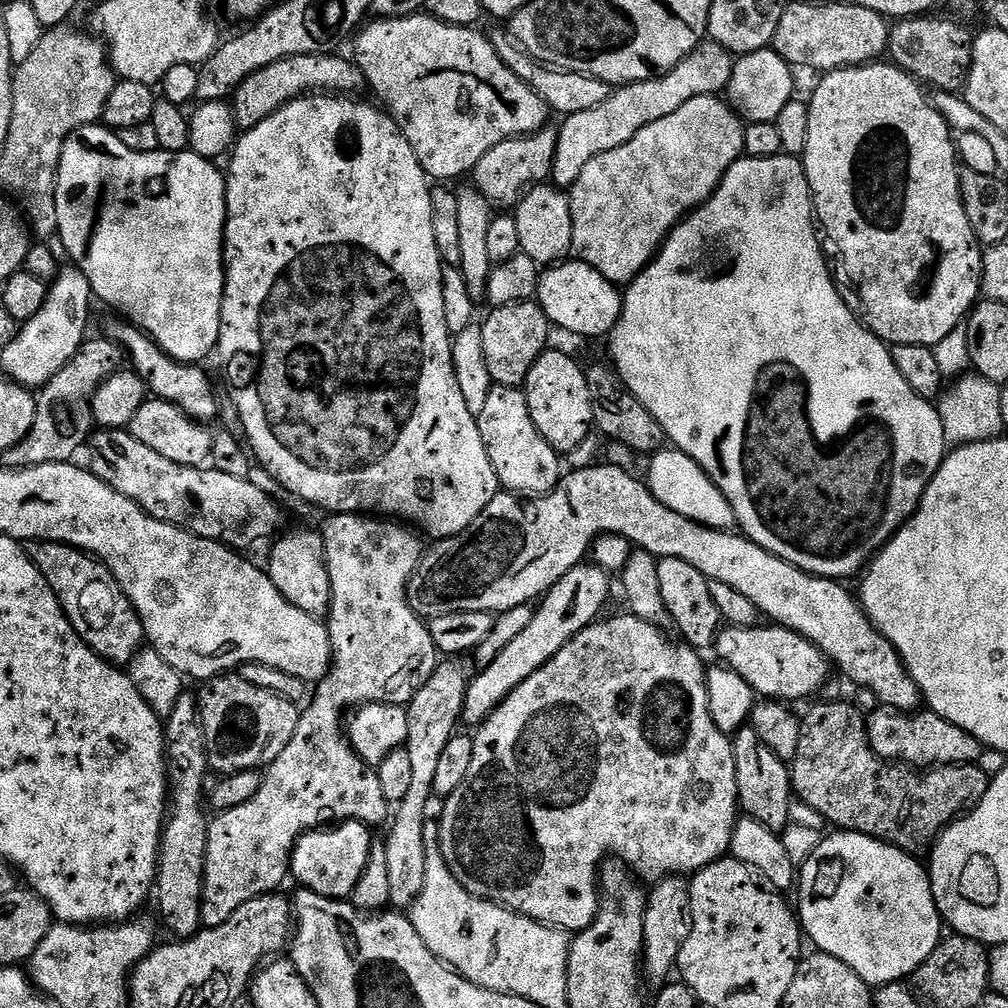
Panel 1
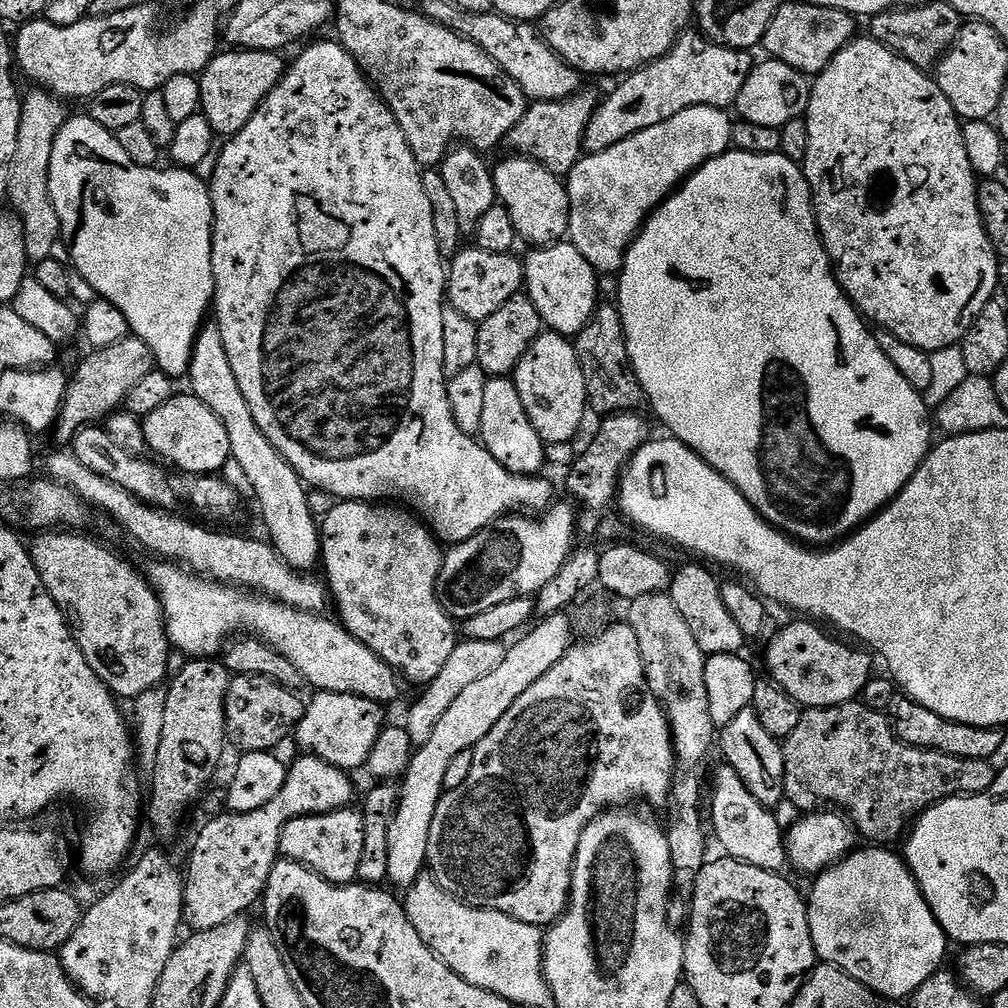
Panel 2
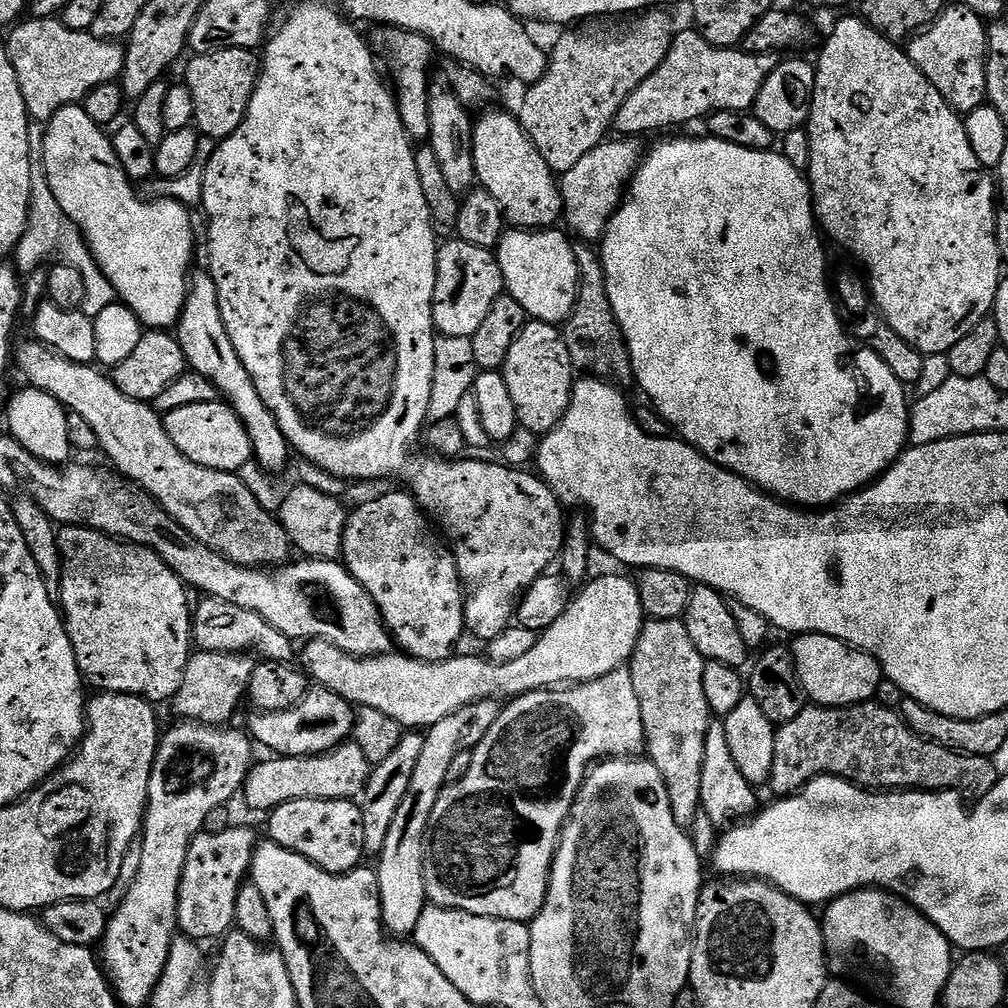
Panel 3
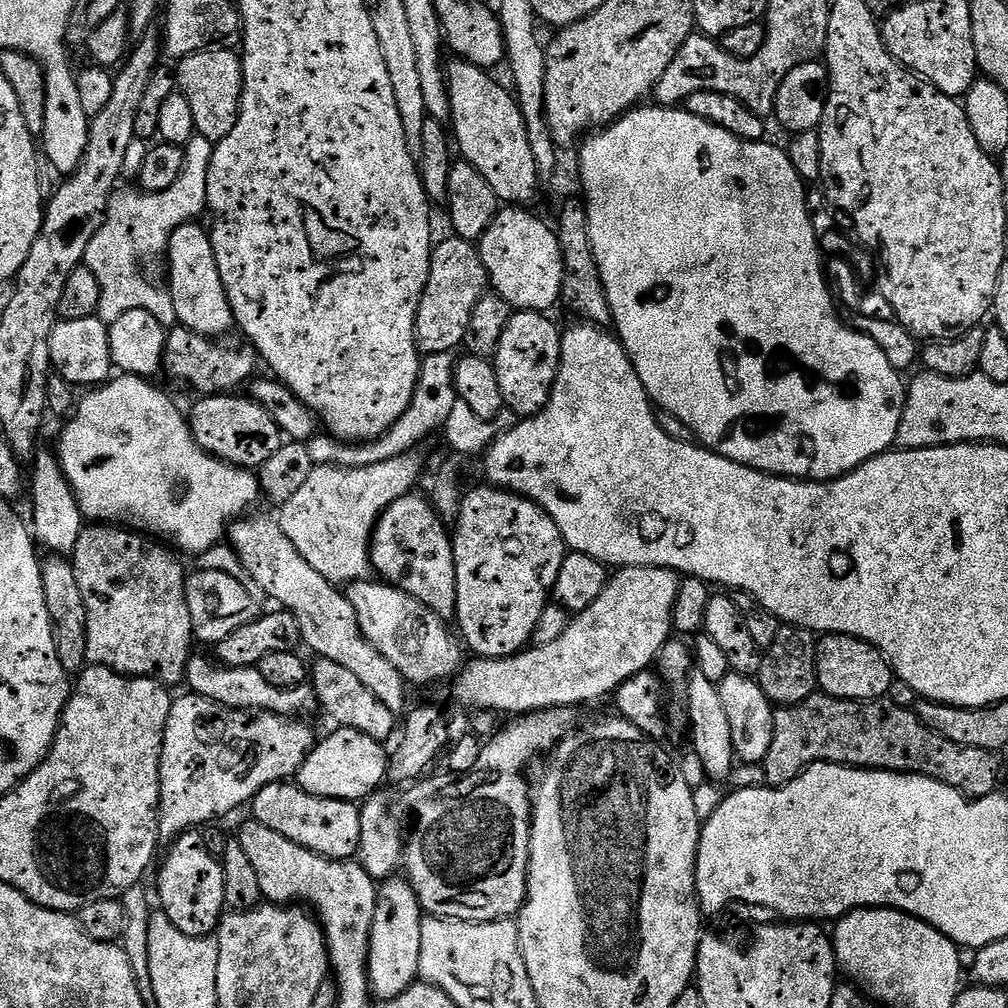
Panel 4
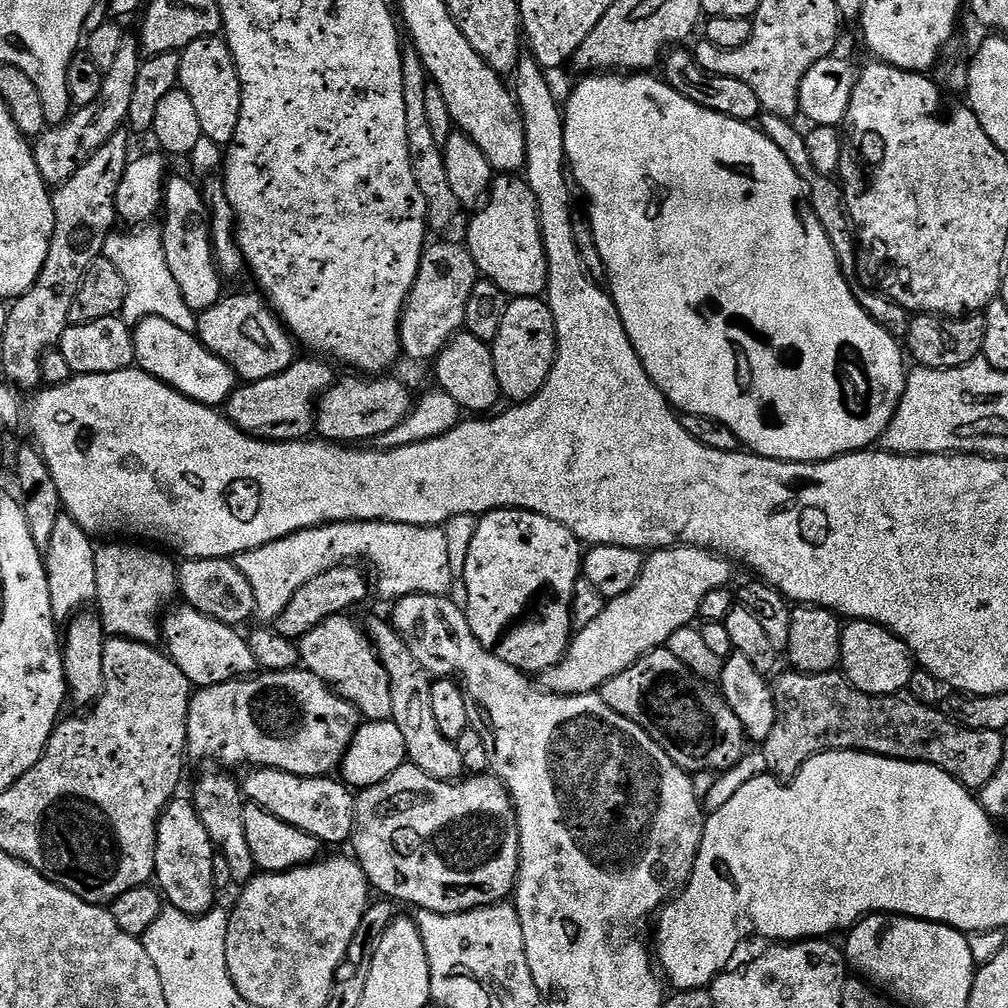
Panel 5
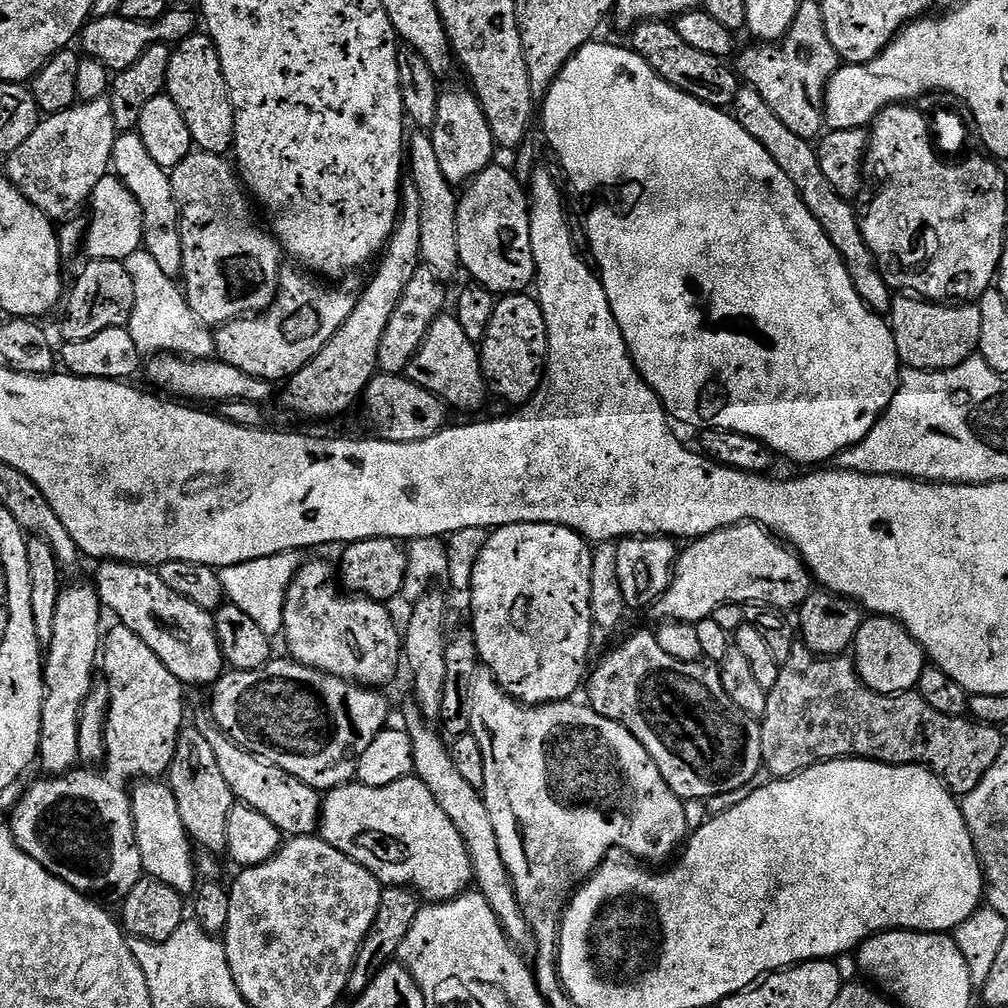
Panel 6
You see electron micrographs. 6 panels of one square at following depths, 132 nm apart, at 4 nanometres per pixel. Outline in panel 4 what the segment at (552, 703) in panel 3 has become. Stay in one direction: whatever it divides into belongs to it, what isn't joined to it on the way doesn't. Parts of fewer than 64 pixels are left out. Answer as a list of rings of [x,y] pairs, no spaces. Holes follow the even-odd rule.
[[[547,708],[517,716],[492,741],[484,744],[474,770],[453,776],[443,774],[437,780],[421,779],[401,791],[404,793],[393,804],[384,790],[369,796],[360,809],[362,834],[359,863],[363,864],[373,880],[383,882],[389,879],[396,864],[396,840],[404,840],[399,871],[412,884],[420,907],[427,915],[445,920],[465,920],[471,924],[491,924],[494,920],[515,917],[528,899],[532,837],[533,793],[524,777],[524,764],[530,763],[539,752],[551,753],[573,731],[577,723],[574,713],[572,708]]]

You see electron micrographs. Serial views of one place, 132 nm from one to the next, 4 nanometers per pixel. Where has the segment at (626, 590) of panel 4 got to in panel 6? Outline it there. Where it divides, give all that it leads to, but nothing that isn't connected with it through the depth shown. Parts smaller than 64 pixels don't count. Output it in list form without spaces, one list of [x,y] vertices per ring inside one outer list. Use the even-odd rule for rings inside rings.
[[[741,522],[731,524],[729,528],[719,528],[717,532],[691,541],[687,547],[676,559],[670,586],[654,605],[654,612],[661,616],[661,621],[696,625],[698,621],[712,617],[714,610],[723,604],[760,604],[756,606],[767,606],[772,610],[796,610],[814,591],[814,581],[804,561],[787,543],[777,539],[759,522]]]

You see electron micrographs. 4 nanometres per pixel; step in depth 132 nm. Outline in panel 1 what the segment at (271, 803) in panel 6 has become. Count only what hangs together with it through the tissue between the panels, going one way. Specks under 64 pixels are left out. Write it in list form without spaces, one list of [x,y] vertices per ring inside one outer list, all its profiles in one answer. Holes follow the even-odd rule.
[[[346,820],[323,830],[313,830],[300,837],[292,851],[290,876],[300,883],[301,889],[325,896],[331,900],[347,901],[362,870],[366,870],[366,858],[370,858],[370,846],[374,839],[373,829],[357,820]]]

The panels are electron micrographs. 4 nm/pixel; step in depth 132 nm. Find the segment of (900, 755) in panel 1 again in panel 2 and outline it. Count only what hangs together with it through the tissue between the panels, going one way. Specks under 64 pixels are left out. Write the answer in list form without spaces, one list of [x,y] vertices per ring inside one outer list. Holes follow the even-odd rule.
[[[896,694],[893,698],[890,719],[893,728],[896,729],[897,738],[903,744],[926,750],[938,750],[942,754],[950,754],[958,758],[990,760],[991,755],[997,753],[998,746],[1002,745],[1005,736],[1005,733],[998,728],[979,728],[942,718],[942,714],[934,714],[934,710],[926,710],[926,706],[908,699],[903,694]]]

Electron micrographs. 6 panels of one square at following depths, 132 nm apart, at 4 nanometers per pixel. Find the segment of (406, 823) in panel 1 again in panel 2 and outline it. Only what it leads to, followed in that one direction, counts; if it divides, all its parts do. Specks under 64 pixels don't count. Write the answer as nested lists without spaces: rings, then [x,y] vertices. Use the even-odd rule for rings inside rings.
[[[464,638],[457,643],[454,654],[450,654],[446,666],[442,666],[438,678],[434,678],[426,685],[421,691],[424,693],[413,702],[412,709],[408,712],[406,727],[413,745],[424,744],[426,738],[430,738],[430,734],[434,734],[434,726],[438,726],[438,722],[442,722],[442,714],[446,714],[446,710],[450,710],[454,698],[458,698],[458,694],[462,694],[462,690],[466,690],[466,686],[478,682],[478,678],[486,678],[486,674],[492,673],[496,667],[499,667],[499,664],[505,661],[507,649],[507,645],[499,640],[478,642]]]

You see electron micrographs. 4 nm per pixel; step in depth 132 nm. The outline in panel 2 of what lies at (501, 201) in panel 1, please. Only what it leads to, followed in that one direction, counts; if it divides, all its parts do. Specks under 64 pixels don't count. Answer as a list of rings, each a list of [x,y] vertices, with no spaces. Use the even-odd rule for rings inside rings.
[[[587,90],[581,91],[568,100],[542,100],[533,103],[522,114],[522,122],[518,122],[518,126],[514,126],[514,130],[510,130],[506,141],[507,147],[512,147],[511,151],[517,156],[529,156],[531,160],[536,160],[542,166],[546,166],[546,170],[550,170],[554,175],[561,178],[567,177],[568,173],[574,170],[574,166],[584,152],[584,135],[590,118],[596,112],[597,103],[598,96]]]

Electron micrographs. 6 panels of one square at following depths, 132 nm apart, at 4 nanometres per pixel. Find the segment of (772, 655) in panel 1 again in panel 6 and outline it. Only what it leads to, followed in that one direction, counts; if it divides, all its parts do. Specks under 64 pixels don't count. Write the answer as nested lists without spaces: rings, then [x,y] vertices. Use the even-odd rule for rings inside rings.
[[[875,614],[865,618],[858,630],[854,659],[860,681],[883,696],[913,691],[919,685],[922,670],[926,667],[926,657],[919,642],[898,621]]]

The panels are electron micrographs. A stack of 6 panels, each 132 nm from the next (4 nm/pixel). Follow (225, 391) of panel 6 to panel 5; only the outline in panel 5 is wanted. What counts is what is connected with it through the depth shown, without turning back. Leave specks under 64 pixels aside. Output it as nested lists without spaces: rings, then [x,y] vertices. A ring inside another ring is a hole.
[[[162,318],[146,319],[133,329],[130,348],[137,369],[193,404],[211,408],[225,405],[234,391],[233,379],[222,370],[220,373],[203,372],[195,360],[188,358],[184,352],[183,346],[176,338],[175,328],[166,324],[164,320]]]

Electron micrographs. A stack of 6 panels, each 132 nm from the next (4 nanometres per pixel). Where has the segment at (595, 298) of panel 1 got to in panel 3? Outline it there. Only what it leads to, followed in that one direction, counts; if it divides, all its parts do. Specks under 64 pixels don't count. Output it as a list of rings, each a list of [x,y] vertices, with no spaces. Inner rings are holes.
[[[555,227],[546,228],[543,230],[508,230],[505,231],[503,238],[500,239],[500,245],[494,249],[496,253],[496,261],[502,270],[502,278],[504,279],[504,290],[507,295],[514,298],[514,302],[518,302],[518,306],[522,306],[522,310],[526,310],[526,314],[532,320],[540,320],[543,324],[554,324],[557,326],[563,325],[568,317],[572,314],[572,309],[576,304],[576,296],[579,294],[580,286],[580,266],[575,260],[575,250],[573,241],[568,241],[562,233],[556,232]]]

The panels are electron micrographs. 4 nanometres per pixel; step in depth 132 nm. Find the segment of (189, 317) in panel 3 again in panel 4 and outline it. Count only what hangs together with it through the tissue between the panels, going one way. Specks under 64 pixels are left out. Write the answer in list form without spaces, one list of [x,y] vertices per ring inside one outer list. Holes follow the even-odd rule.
[[[193,222],[174,230],[166,253],[166,283],[172,291],[177,321],[183,327],[203,336],[224,338],[234,328],[232,307],[222,286],[222,274],[218,274],[212,237],[209,229],[202,225],[203,223]]]

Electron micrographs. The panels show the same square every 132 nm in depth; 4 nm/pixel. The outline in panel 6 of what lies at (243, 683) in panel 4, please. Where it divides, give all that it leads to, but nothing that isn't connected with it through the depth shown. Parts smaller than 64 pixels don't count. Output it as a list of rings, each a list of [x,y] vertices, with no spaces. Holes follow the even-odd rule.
[[[109,560],[99,565],[94,587],[100,596],[100,603],[117,617],[119,623],[126,625],[178,678],[181,684],[215,685],[224,675],[226,665],[224,655],[218,646],[213,613],[202,610],[202,606],[194,606],[190,598],[182,598],[182,594],[174,594],[166,582],[162,582],[159,571],[148,566],[125,564],[119,560]]]

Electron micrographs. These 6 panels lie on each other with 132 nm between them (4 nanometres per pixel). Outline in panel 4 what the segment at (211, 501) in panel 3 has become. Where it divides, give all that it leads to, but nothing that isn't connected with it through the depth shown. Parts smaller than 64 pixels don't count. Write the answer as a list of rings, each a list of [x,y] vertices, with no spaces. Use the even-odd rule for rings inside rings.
[[[252,515],[237,519],[230,528],[232,548],[241,566],[252,575],[251,583],[270,599],[277,600],[283,611],[291,612],[300,624],[303,643],[309,644],[319,659],[338,662],[338,666],[350,670],[350,674],[354,674],[358,682],[378,698],[378,702],[385,704],[391,712],[403,713],[409,707],[404,676],[363,636],[358,614],[347,595],[337,585],[322,578],[322,574],[298,554],[294,542],[286,538],[279,519]]]

